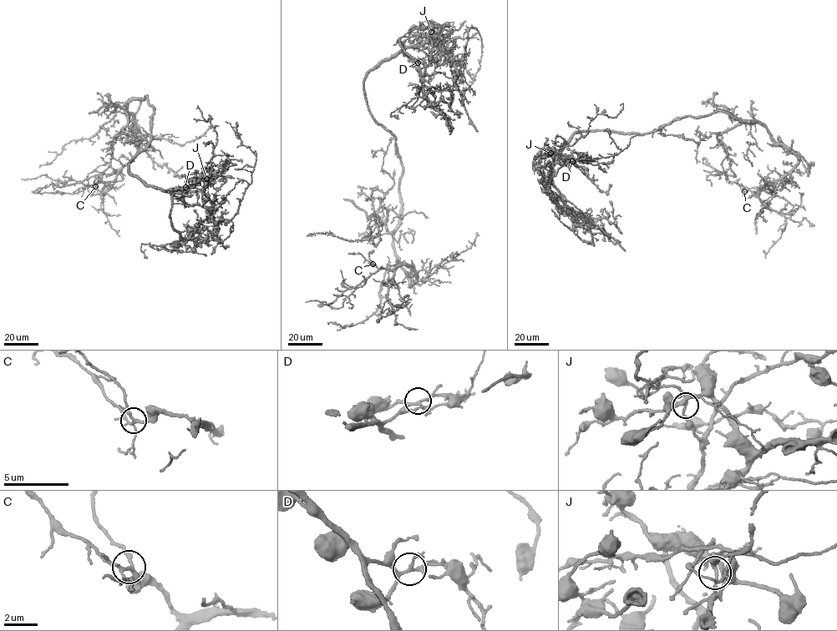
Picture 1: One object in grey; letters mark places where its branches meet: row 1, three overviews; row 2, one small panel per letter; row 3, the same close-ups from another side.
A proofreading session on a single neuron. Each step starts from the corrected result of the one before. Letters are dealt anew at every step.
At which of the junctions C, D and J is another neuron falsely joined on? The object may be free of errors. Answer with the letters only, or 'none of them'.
J

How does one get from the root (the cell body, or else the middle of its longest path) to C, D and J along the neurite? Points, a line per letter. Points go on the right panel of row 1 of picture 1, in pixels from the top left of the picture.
C: (636, 133), (717, 112), (759, 123), (798, 161), (762, 185), (758, 195), (744, 191)
D: (636, 133), (578, 132), (558, 154), (572, 161)
J: (636, 133), (579, 132), (555, 158), (555, 164), (552, 164), (550, 153)

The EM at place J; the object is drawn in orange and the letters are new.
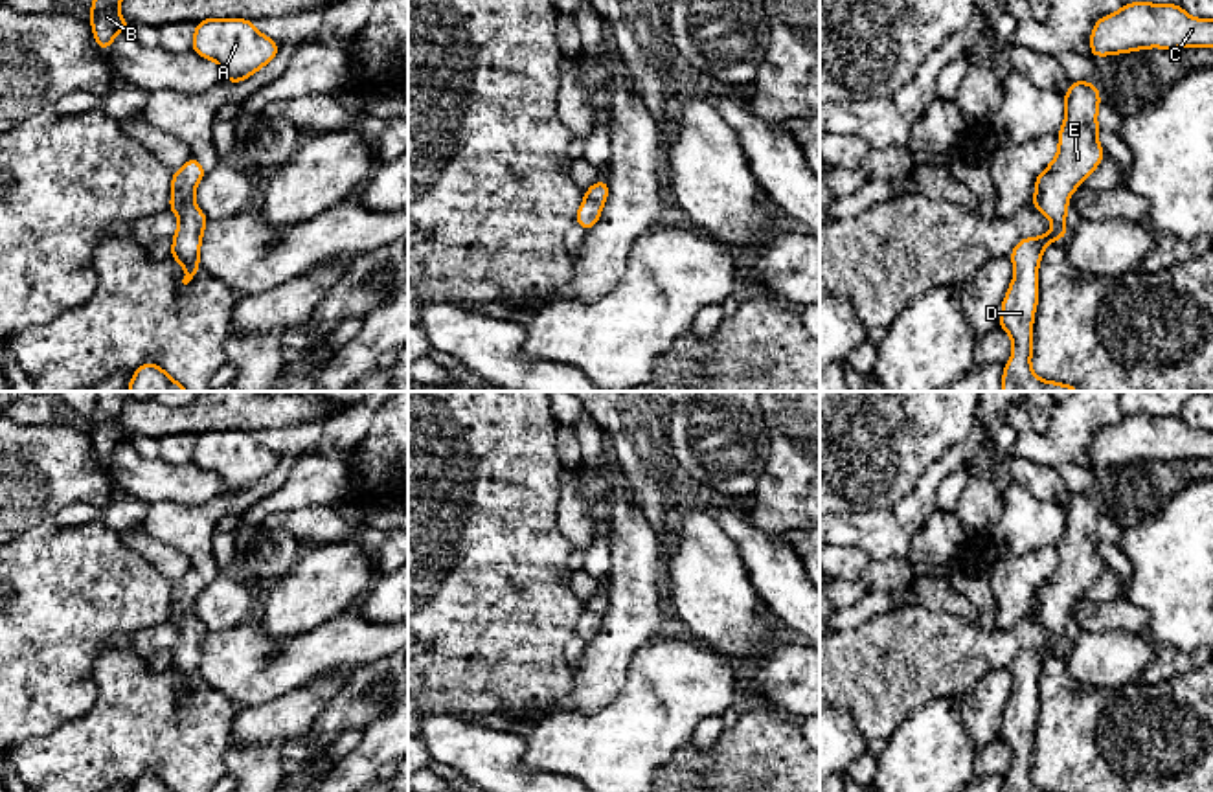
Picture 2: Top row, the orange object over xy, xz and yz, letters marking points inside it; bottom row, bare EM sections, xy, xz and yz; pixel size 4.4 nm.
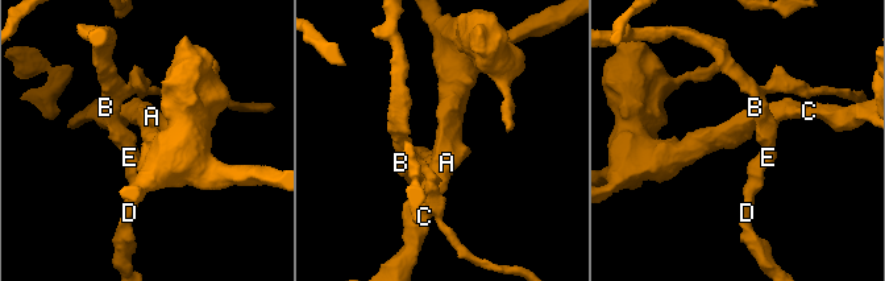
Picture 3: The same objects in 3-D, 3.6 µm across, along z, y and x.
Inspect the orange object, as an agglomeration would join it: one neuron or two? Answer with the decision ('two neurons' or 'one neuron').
two neurons

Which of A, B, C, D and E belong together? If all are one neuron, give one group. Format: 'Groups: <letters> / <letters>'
Groups: A B C E / D

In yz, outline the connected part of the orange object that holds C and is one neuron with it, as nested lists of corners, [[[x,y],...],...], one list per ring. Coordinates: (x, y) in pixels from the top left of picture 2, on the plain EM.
[[[1132,413],[1092,439],[1094,470],[1147,459],[1213,459],[1213,432],[1191,430],[1180,415]]]

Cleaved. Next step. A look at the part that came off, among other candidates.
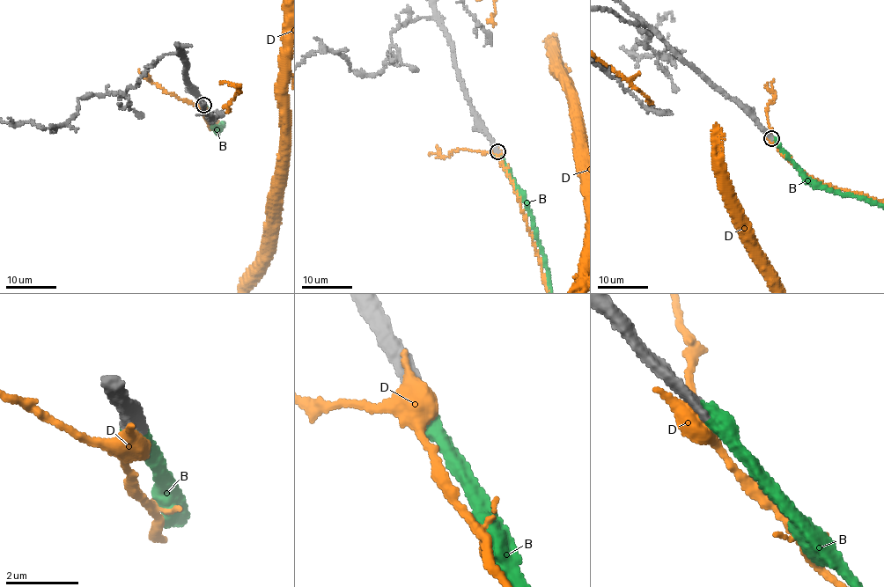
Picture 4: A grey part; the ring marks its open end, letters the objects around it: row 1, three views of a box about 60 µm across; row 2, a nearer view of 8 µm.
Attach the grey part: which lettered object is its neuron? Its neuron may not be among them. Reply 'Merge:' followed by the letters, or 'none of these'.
Merge: B

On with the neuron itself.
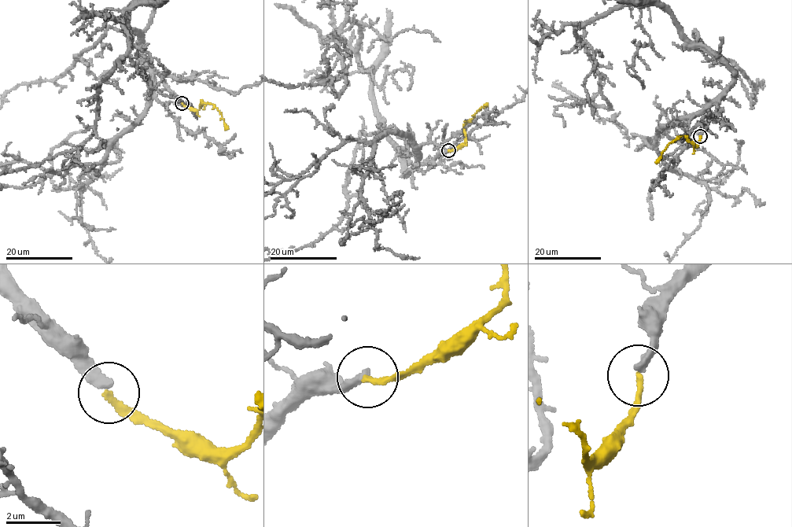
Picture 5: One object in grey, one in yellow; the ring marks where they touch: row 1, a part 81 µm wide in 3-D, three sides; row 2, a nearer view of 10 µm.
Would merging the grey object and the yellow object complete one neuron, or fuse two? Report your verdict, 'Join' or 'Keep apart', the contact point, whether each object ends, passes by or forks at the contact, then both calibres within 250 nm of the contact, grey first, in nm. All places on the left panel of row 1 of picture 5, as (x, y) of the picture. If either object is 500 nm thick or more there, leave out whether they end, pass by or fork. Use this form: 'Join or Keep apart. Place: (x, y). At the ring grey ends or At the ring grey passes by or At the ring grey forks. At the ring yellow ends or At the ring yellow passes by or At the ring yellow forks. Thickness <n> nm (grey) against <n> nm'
Keep apart. Place: (182, 103). At the ring grey ends. At the ring yellow ends. Thickness 360 nm (grey) against 220 nm

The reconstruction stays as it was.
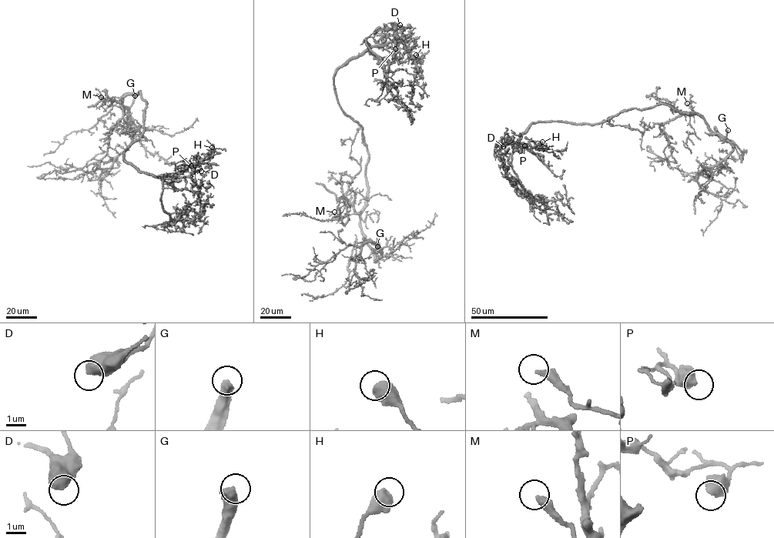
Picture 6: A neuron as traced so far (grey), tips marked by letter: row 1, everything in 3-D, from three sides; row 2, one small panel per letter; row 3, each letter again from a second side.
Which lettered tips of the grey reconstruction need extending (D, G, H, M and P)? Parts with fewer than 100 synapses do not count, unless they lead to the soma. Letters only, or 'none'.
G

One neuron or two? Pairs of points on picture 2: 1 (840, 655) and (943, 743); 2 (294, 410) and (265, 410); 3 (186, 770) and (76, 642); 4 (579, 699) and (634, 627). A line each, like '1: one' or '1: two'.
1: two
2: one
3: two
4: one

